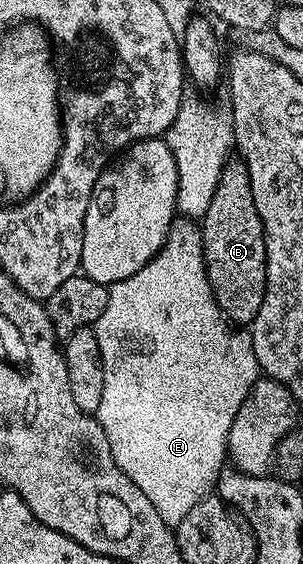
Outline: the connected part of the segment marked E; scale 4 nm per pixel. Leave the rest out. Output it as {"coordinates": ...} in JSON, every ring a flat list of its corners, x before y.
{"coordinates":[[173,220,162,247,156,252,154,259,150,259,150,263,142,267,142,271,130,275,130,279,122,279,108,286,106,311,102,311,102,315,94,326,98,335,98,351,102,355,102,371,104,372,102,403,98,403,98,411,94,416,99,421,102,431,106,431,106,439,110,439,110,451,114,455,114,463,118,463,123,473,136,484,138,491,142,491,142,495,146,495,146,499,154,503,154,511,162,515,164,522,173,527,182,523,186,515,190,515,190,507,194,507,194,503,213,496,216,481,220,478,220,470,226,465,228,432,242,403,248,397,248,392,254,387,254,383,262,373,258,359,254,355,251,332,240,327,233,328,212,294,204,266,204,241,200,237,200,225,197,222,180,220]]}

